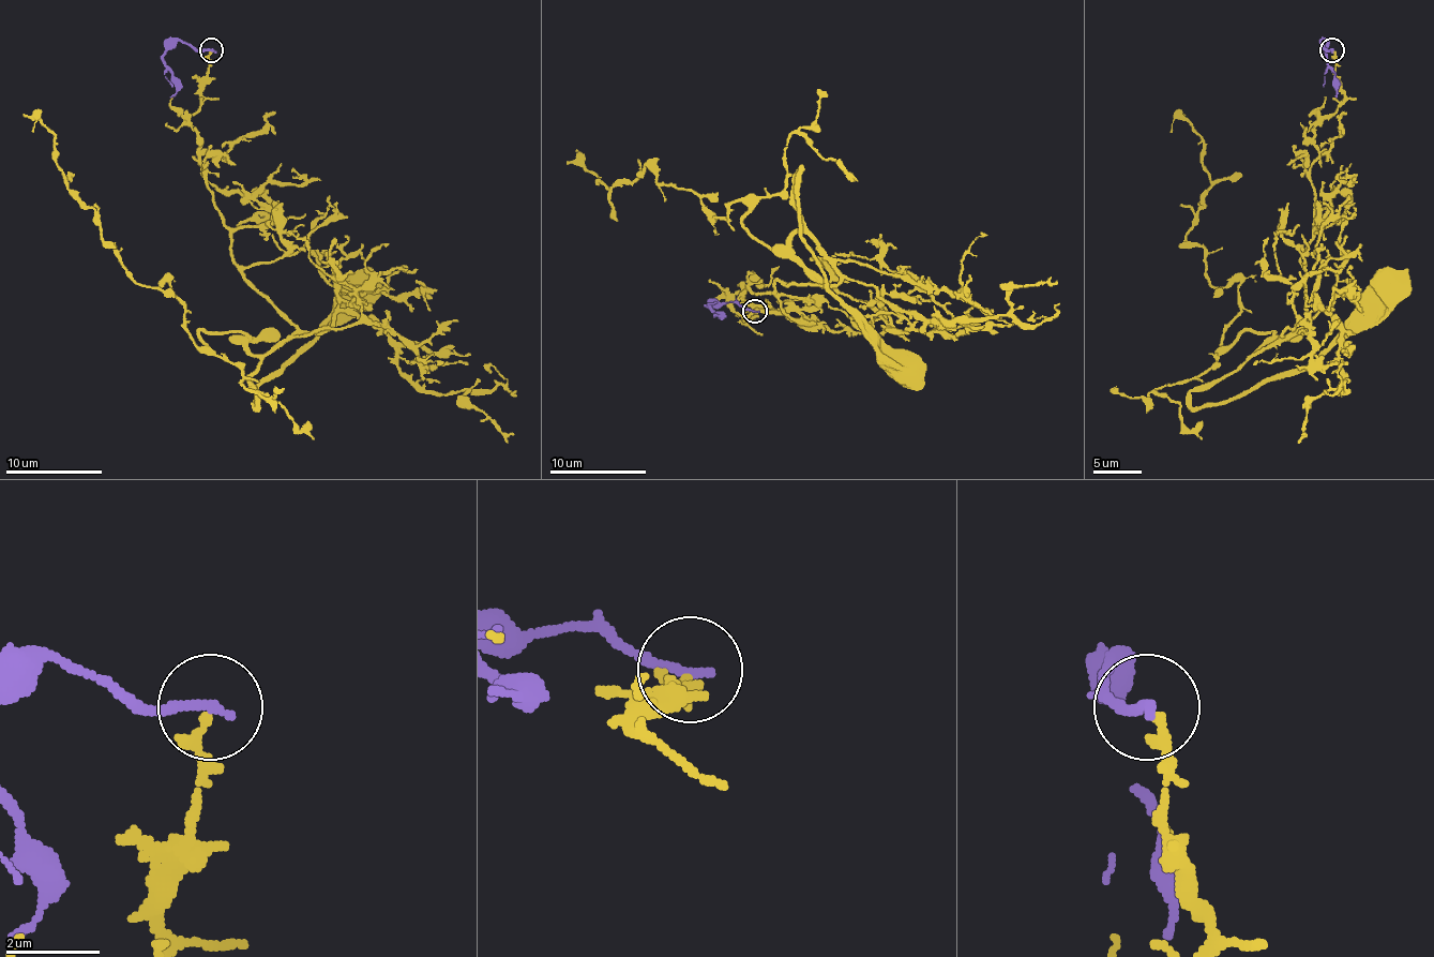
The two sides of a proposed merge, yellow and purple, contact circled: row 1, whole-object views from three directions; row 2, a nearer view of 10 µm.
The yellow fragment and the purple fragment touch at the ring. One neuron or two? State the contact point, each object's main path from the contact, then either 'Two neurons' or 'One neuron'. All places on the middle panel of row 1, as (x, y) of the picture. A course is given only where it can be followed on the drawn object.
Place: (755, 311). Course of yellow: (754, 312), (733, 302), (749, 288), (841, 279), (795, 204), (802, 170), (800, 236), (826, 286), (908, 368). Course of purple: (754, 310), (723, 302), (706, 305), (720, 315), (713, 315). Two neurons

